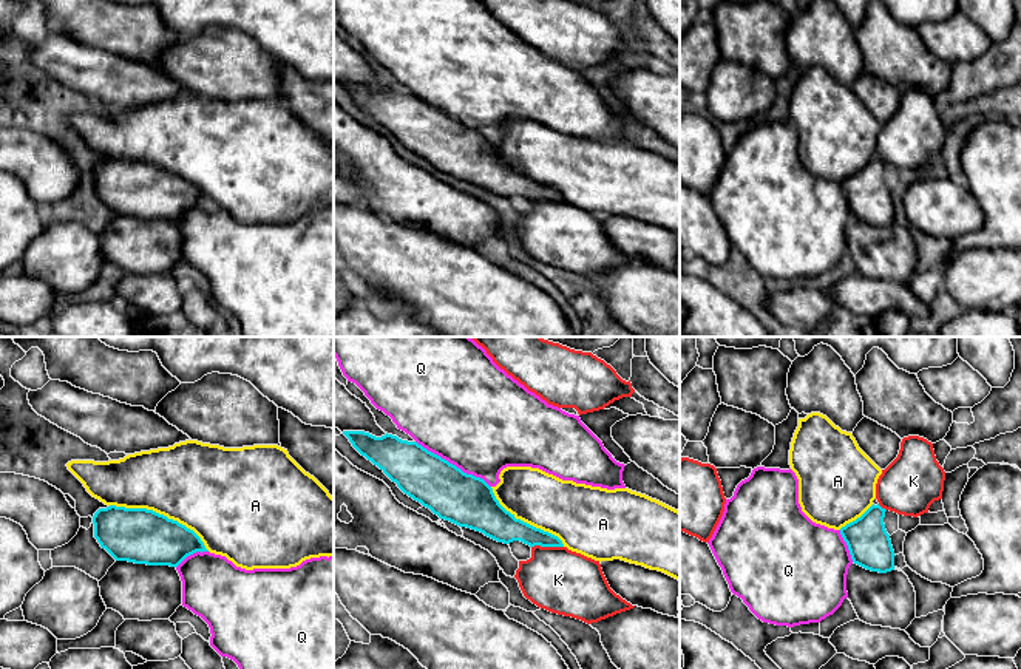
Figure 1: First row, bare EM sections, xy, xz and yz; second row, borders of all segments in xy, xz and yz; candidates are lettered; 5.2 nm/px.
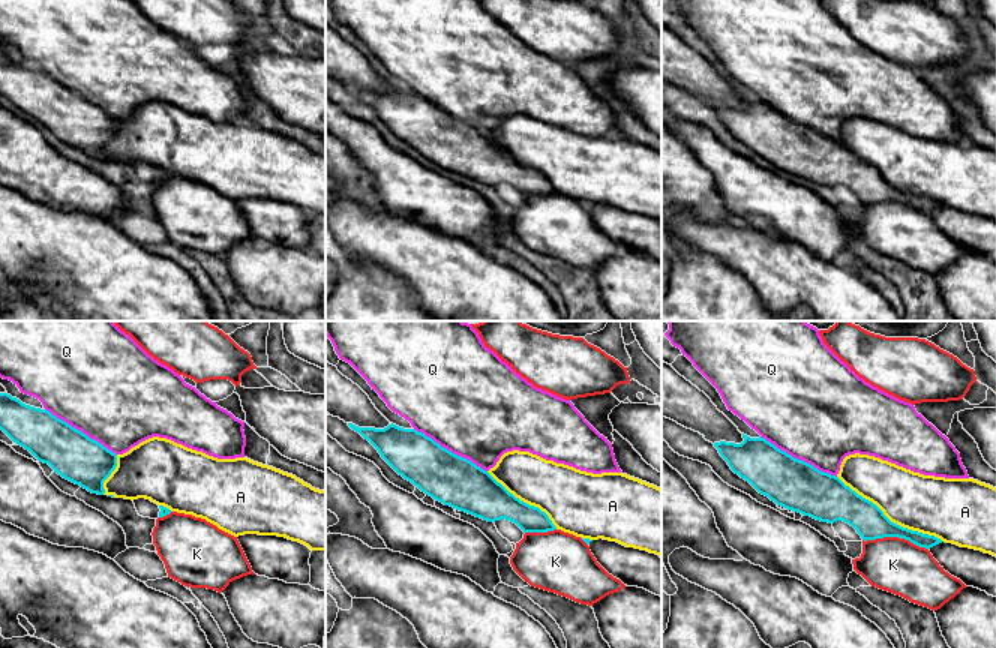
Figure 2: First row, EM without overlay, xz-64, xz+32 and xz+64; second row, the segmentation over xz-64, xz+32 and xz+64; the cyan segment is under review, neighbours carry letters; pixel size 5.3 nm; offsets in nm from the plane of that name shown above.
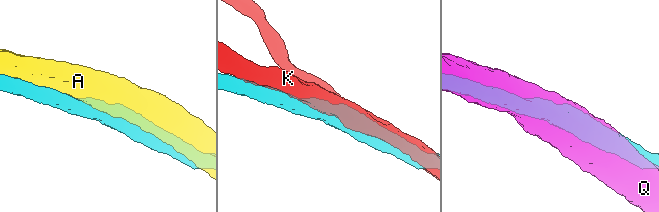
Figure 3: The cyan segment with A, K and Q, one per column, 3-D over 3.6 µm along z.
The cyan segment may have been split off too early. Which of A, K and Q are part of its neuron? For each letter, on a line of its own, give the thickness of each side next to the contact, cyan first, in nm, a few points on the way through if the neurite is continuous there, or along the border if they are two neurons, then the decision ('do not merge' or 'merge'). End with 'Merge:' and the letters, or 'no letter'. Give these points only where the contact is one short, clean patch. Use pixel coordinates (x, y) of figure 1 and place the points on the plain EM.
A: calibres 280 and 440 nm; do not merge
K: calibres 160 and 340 nm; do not merge
Q: calibres 280 and 500 nm; do not merge
Merge: no letter

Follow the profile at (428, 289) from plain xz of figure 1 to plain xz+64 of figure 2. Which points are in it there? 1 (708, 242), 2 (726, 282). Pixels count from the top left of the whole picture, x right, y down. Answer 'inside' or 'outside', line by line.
1: inside
2: outside

